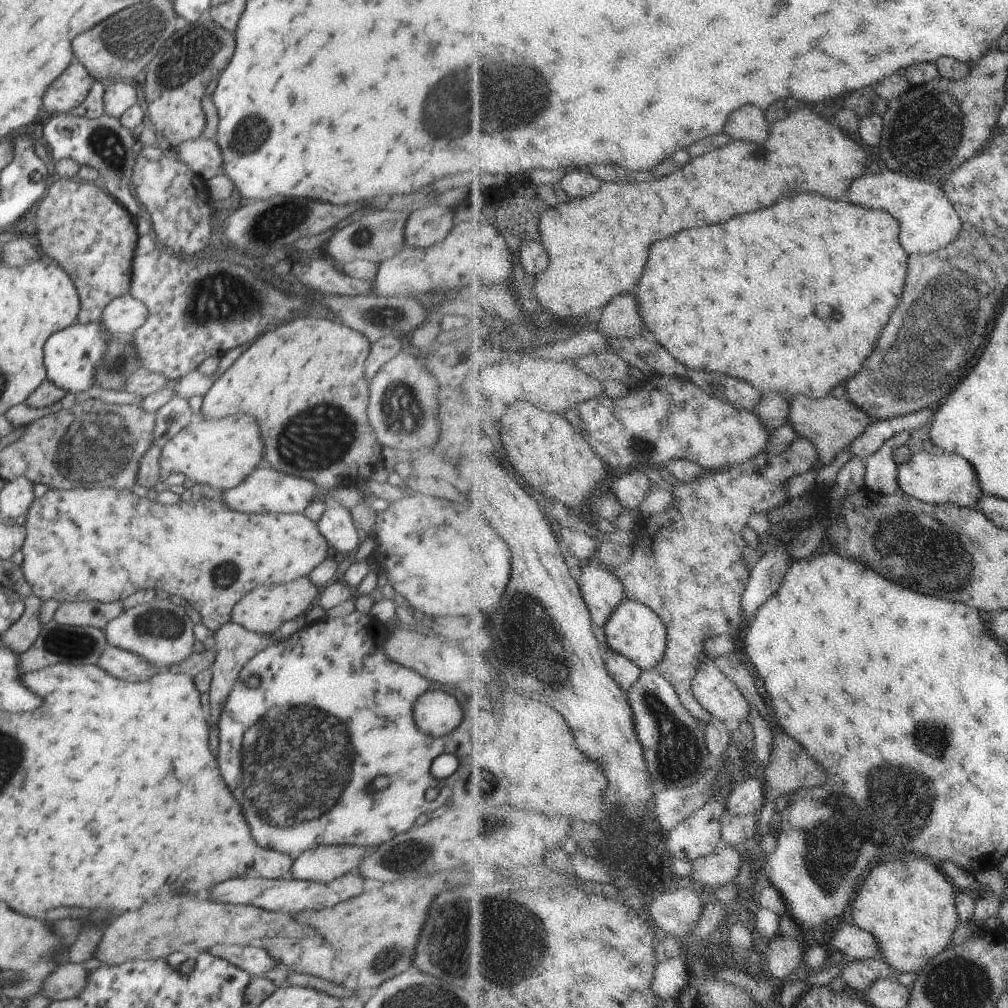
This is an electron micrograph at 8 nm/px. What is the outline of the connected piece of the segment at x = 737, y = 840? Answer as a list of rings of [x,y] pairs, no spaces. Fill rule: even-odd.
[[[728,809],[723,820],[723,845],[728,844],[743,849],[746,842],[750,842],[752,838],[759,838],[757,833],[760,819],[761,815],[756,813],[738,815]]]

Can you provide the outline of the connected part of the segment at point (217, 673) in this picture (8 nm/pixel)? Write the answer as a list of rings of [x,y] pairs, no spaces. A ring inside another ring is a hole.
[[[226,623],[222,625],[217,631],[215,631],[215,652],[216,658],[214,658],[214,664],[211,666],[212,670],[212,680],[209,690],[210,695],[210,712],[208,716],[208,724],[217,724],[219,721],[219,716],[221,715],[224,703],[226,702],[226,697],[234,682],[238,680],[238,675],[244,665],[256,656],[259,652],[262,652],[265,648],[268,648],[273,643],[271,636],[269,634],[258,634],[258,632],[252,632],[246,630],[243,626],[236,623]]]

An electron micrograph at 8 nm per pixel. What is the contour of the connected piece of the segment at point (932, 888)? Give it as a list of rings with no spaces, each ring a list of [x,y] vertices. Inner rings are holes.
[[[908,856],[906,860],[888,862],[878,866],[864,880],[857,899],[852,900],[850,919],[863,929],[869,930],[878,938],[882,948],[881,958],[890,962],[898,973],[918,973],[932,958],[946,950],[952,934],[958,926],[954,908],[954,888],[950,882],[926,860],[926,857]]]

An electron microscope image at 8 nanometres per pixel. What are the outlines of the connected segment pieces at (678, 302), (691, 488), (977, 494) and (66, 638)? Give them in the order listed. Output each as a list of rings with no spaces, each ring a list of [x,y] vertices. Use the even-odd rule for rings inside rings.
[[[818,192],[784,198],[772,208],[738,216],[724,224],[684,230],[674,238],[658,242],[658,246],[654,246],[654,254],[650,256],[650,266],[646,266],[646,274],[640,282],[640,298],[642,298],[640,308],[647,322],[646,328],[656,336],[656,342],[660,342],[676,360],[687,364],[692,370],[704,370],[704,372],[712,370],[712,372],[726,372],[732,376],[740,376],[752,382],[756,388],[762,390],[764,395],[786,392],[785,395],[791,398],[799,394],[817,399],[826,398],[832,390],[836,390],[840,384],[846,385],[847,381],[864,368],[866,360],[869,360],[872,352],[878,348],[882,332],[892,320],[890,316],[902,304],[909,278],[911,256],[902,244],[901,234],[902,223],[894,214],[886,210],[856,206],[844,200],[842,202],[830,200]],[[820,304],[840,306],[842,318],[818,316]]]
[[[801,438],[792,444],[792,448],[785,450],[784,454],[762,454],[742,466],[735,466],[718,474],[707,474],[706,477],[700,477],[694,482],[674,486],[672,489],[675,496],[674,504],[666,512],[654,518],[646,516],[641,519],[636,528],[638,542],[633,546],[632,562],[615,570],[628,588],[627,598],[650,606],[656,614],[661,614],[662,620],[666,622],[669,646],[657,670],[676,686],[686,708],[703,725],[712,722],[715,716],[698,700],[693,691],[694,683],[709,657],[708,640],[713,636],[726,634],[739,636],[742,630],[743,601],[753,575],[753,571],[750,572],[748,568],[748,560],[744,556],[744,550],[748,548],[744,530],[748,528],[750,516],[767,515],[775,508],[784,506],[788,500],[792,500],[786,492],[788,482],[799,474],[819,470],[820,464],[821,455],[818,446],[808,438]]]
[[[922,450],[914,454],[912,460],[900,468],[900,486],[903,492],[927,503],[952,504],[973,509],[983,495],[973,463],[962,458],[962,455],[945,451]]]
[[[52,619],[39,630],[36,642],[20,654],[18,672],[30,674],[53,664],[97,665],[98,658],[108,648],[105,631],[98,627],[72,627],[58,624]]]

